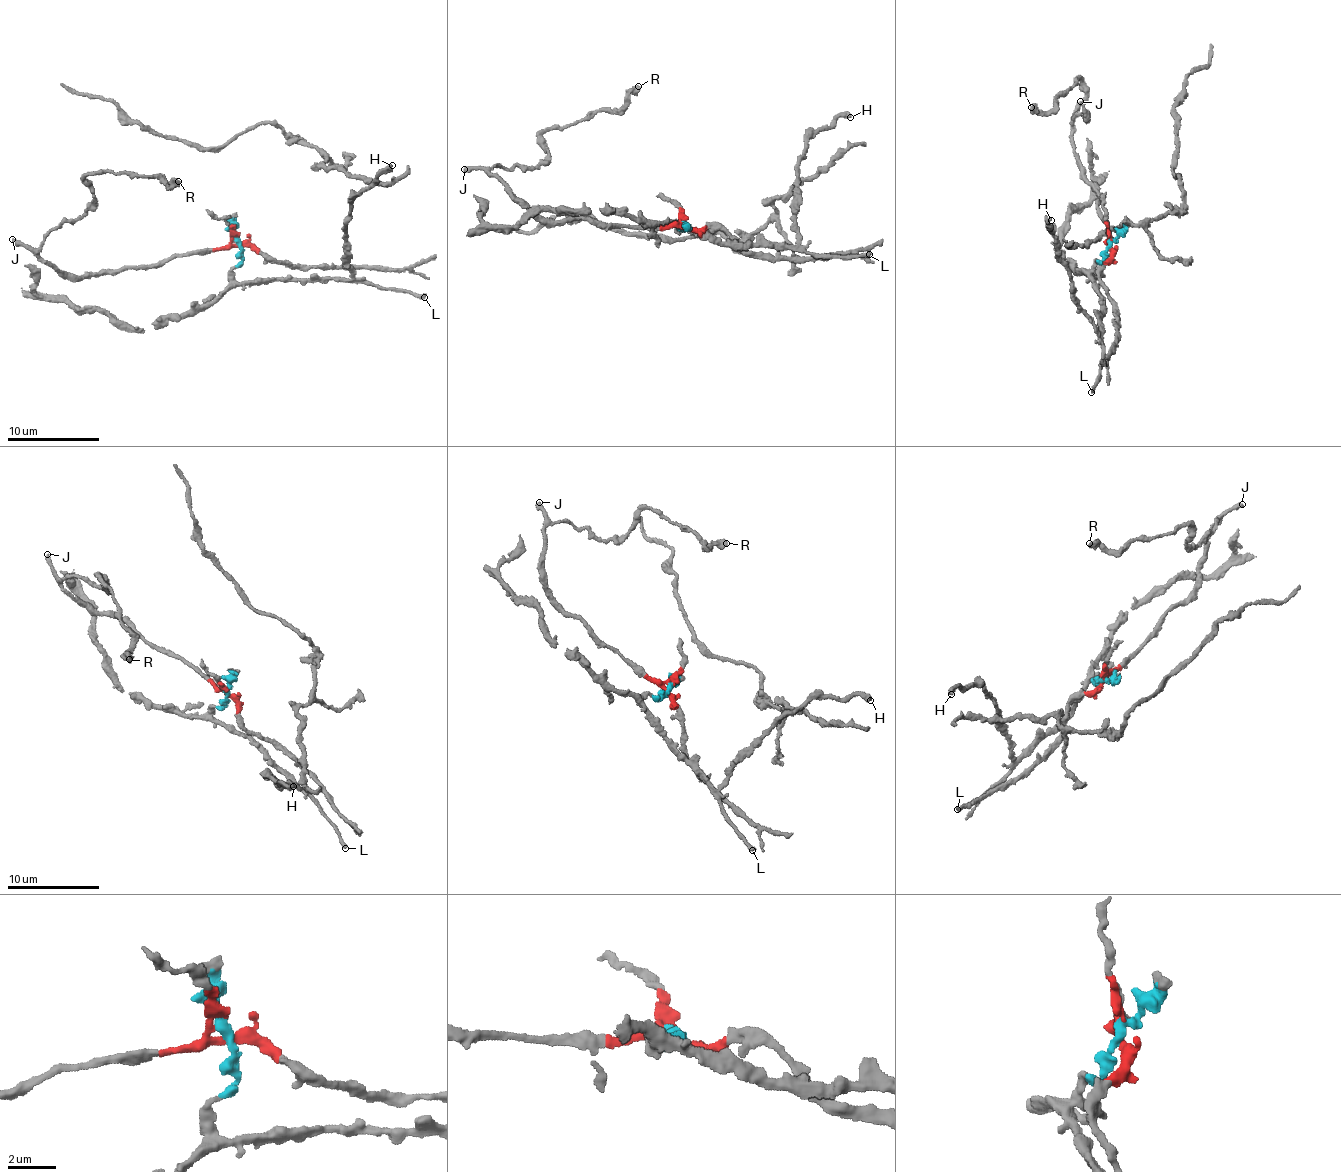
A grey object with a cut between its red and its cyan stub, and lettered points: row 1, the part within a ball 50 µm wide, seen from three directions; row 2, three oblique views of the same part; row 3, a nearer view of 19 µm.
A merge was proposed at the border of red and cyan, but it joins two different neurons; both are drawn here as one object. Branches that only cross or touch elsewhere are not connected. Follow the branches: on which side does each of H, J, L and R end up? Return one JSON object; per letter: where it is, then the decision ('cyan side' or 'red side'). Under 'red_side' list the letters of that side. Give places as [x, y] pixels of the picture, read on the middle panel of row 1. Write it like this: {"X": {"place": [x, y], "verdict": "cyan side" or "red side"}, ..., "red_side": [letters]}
{"H": {"place": [850, 117], "verdict": "cyan side"}, "J": {"place": [464, 169], "verdict": "red side"}, "L": {"place": [869, 254], "verdict": "cyan side"}, "R": {"place": [638, 86], "verdict": "red side"}, "red_side": ["J", "R"]}

